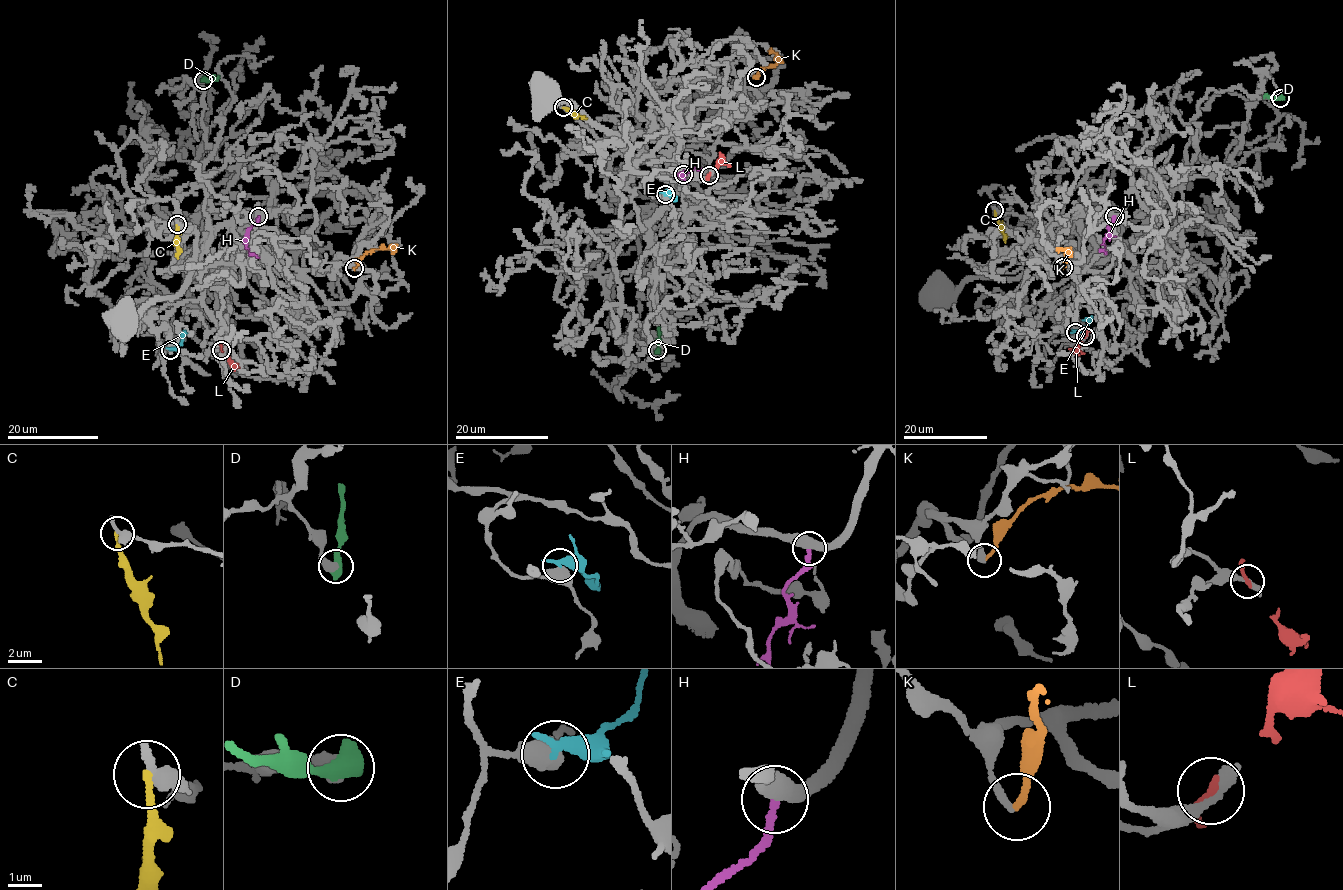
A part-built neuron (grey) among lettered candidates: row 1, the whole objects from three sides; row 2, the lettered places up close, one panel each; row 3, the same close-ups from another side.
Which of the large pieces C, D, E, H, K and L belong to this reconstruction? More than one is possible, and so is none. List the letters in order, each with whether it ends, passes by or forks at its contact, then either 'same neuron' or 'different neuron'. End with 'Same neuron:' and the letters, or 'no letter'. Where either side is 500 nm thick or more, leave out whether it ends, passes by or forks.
C: it ends; different neuron
D: different neuron
E: it ends; different neuron
H: it ends; different neuron
K: it ends; same neuron
L: it ends; different neuron
Same neuron: K

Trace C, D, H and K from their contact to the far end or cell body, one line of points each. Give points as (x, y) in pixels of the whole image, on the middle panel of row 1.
C: (563, 107), (586, 119)
D: (657, 350), (658, 327)
H: (683, 174), (679, 175), (682, 177), (681, 174), (700, 167)
K: (755, 76), (759, 70), (773, 66), (777, 60), (776, 54), (769, 50)

